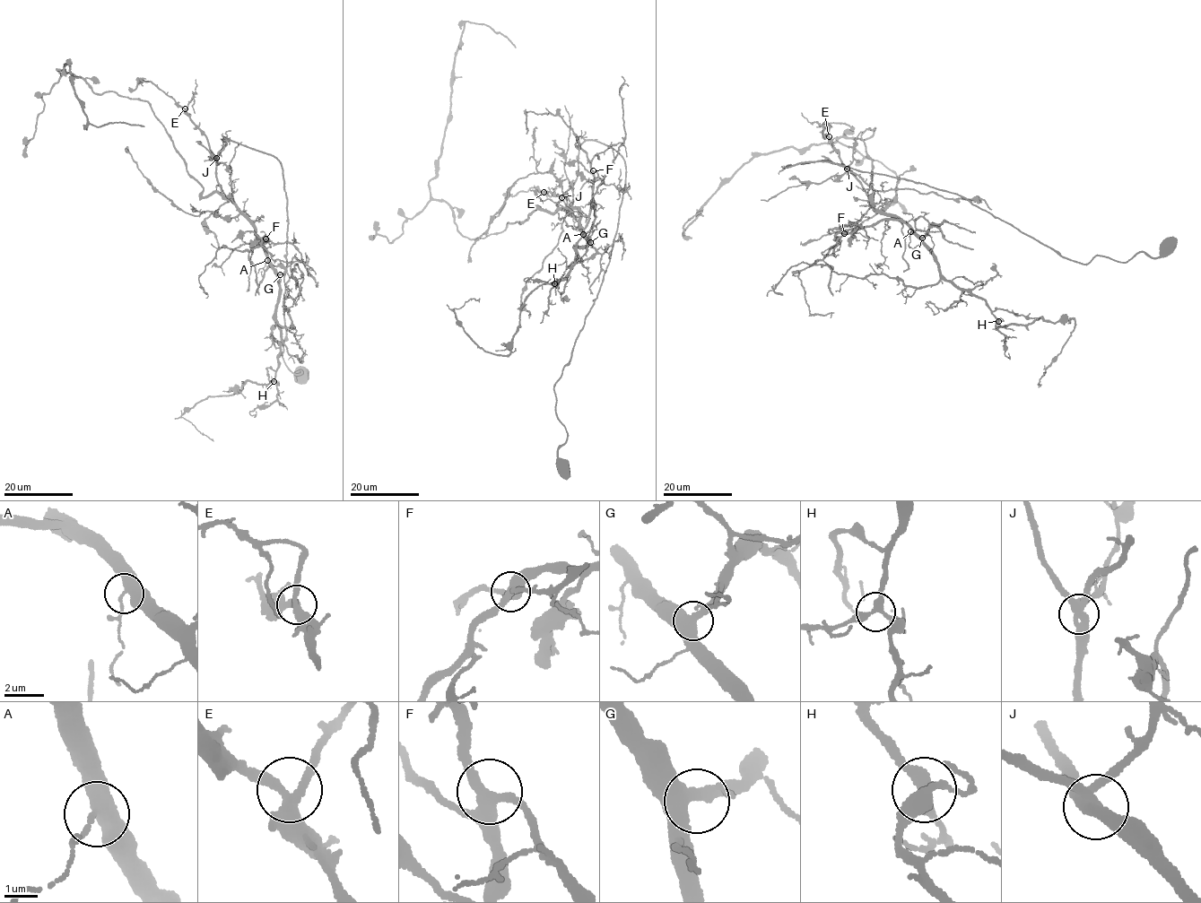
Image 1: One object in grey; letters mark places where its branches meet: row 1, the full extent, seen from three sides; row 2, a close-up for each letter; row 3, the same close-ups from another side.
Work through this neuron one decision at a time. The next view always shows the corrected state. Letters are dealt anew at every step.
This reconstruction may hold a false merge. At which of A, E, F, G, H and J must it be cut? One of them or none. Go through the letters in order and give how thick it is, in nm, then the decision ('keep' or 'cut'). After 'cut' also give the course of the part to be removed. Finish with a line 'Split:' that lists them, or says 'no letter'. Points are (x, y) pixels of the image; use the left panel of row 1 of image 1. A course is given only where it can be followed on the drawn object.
A: calibre 420 nm; keep
E: calibre 340 nm; keep
F: calibre 340 nm; keep
G: calibre 400 nm; keep
H: calibre 300 nm; keep
J: calibre 400 nm; keep
Split: no letter

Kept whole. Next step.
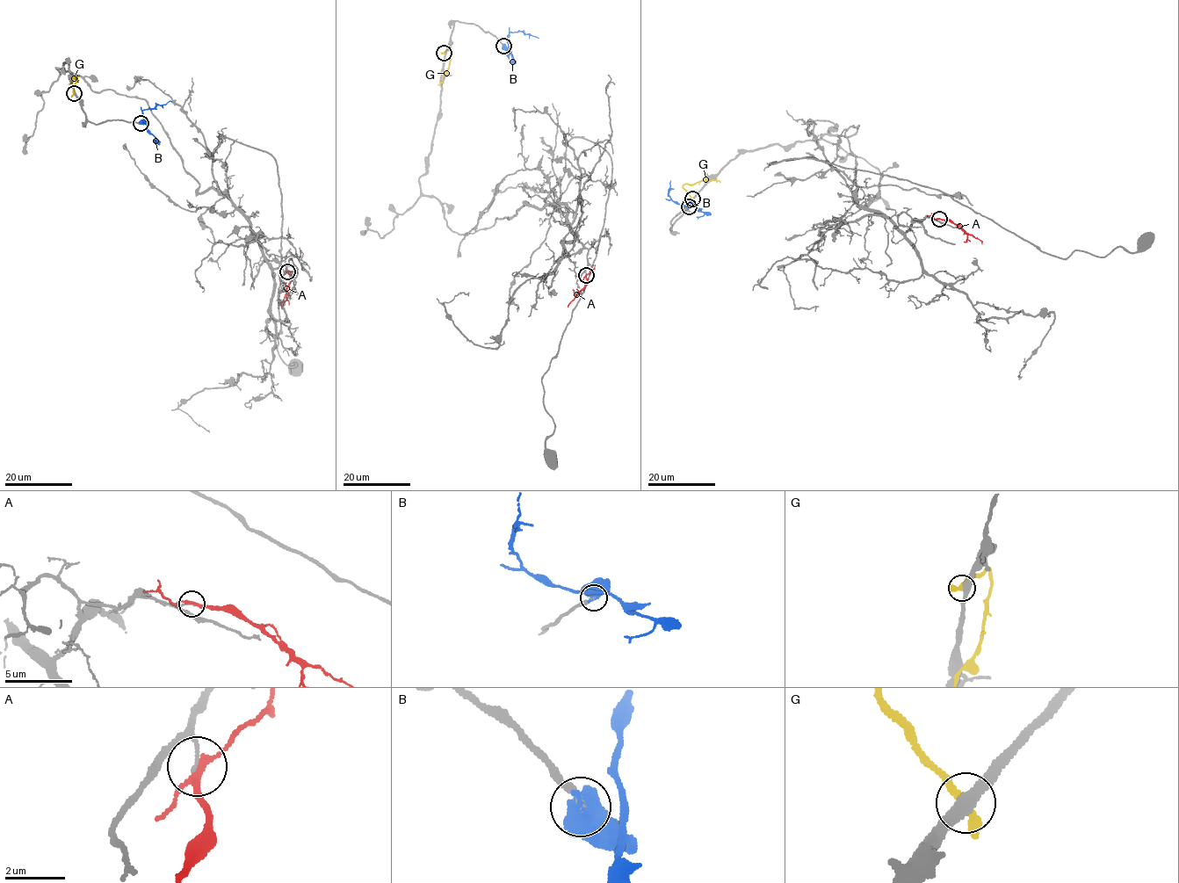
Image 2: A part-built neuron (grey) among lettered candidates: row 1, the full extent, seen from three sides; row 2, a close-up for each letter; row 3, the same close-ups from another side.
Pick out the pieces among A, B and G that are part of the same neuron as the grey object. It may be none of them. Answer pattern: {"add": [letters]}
{"add": ["B"]}

